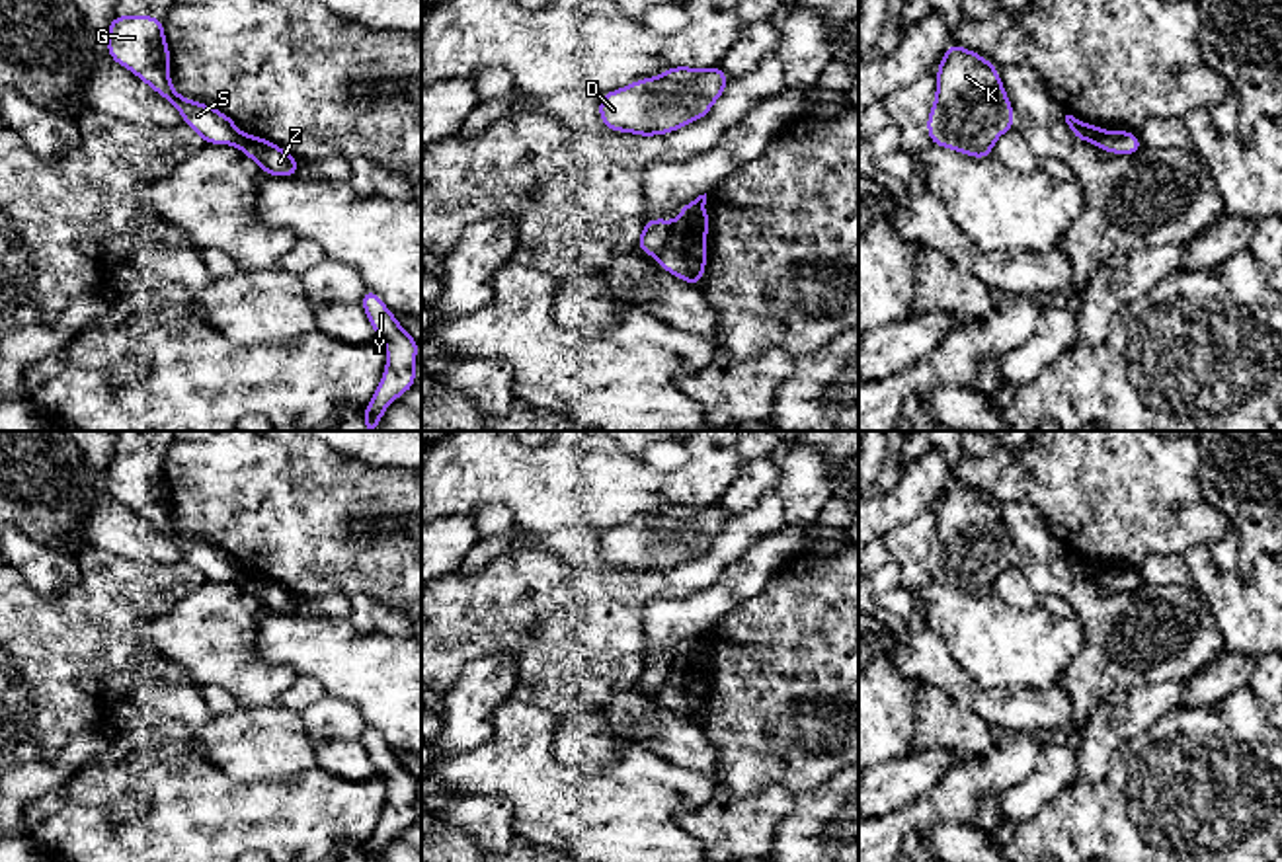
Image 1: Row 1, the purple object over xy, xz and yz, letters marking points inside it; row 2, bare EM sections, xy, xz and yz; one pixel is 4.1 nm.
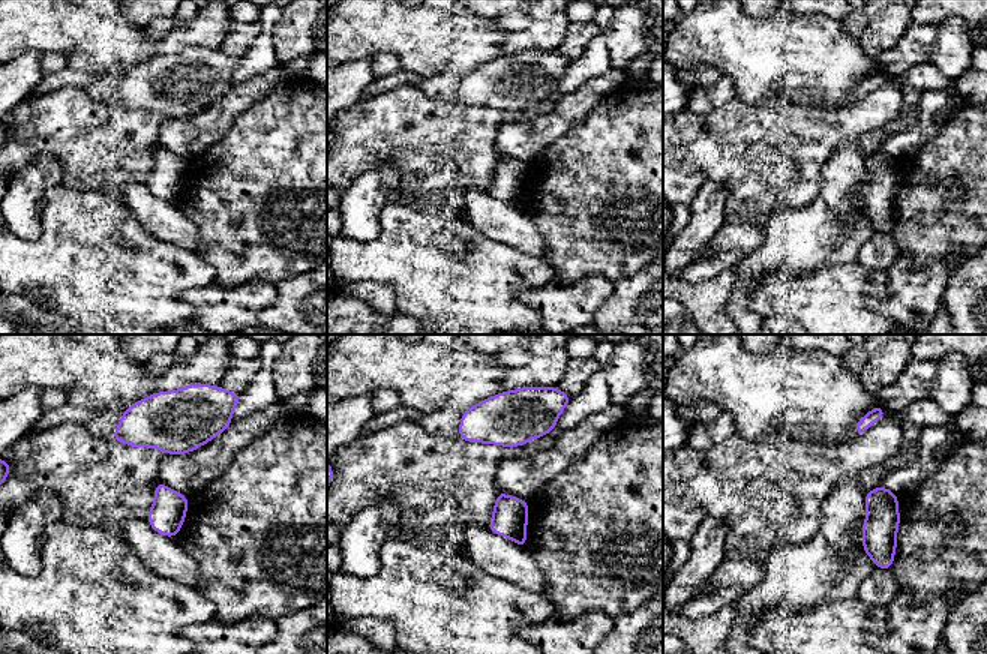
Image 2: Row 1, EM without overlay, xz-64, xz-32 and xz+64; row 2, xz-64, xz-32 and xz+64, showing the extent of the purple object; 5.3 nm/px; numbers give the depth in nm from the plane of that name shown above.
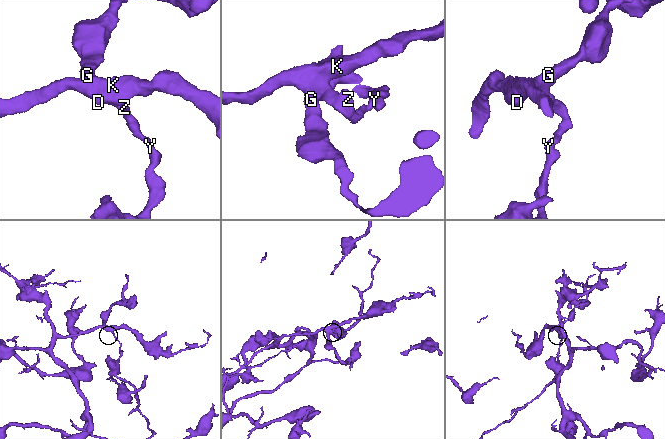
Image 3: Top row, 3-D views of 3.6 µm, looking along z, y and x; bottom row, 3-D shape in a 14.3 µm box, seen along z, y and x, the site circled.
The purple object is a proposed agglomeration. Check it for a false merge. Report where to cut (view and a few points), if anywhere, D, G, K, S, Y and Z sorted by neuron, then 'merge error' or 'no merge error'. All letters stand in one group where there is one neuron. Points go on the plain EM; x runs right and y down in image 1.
cut in xz along (676, 660), (658, 695); D G K S / Y Z; merge error

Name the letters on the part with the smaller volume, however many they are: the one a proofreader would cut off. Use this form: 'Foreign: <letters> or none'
Foreign: Y, Z

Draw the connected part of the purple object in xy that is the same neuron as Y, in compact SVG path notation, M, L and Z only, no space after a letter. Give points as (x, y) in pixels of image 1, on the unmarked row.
M365 725L359 741L386 786L384 811L363 846L363 860L379 862L384 846L418 819L414 800L420 780L398 761L396 753L373 725Z

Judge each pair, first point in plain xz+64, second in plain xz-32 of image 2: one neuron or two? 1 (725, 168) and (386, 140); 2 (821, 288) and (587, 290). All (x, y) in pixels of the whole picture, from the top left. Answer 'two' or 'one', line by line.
1: one
2: two

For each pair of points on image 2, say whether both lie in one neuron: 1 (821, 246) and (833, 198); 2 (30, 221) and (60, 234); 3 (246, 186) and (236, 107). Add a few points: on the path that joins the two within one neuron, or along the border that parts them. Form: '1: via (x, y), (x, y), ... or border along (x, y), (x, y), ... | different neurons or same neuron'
1: via (822, 234), (831, 225), (833, 210) | same neuron
2: border along (47, 191), (41, 201), (39, 234), (17, 237) | different neurons
3: border along (266, 95), (245, 110), (215, 143) | different neurons

